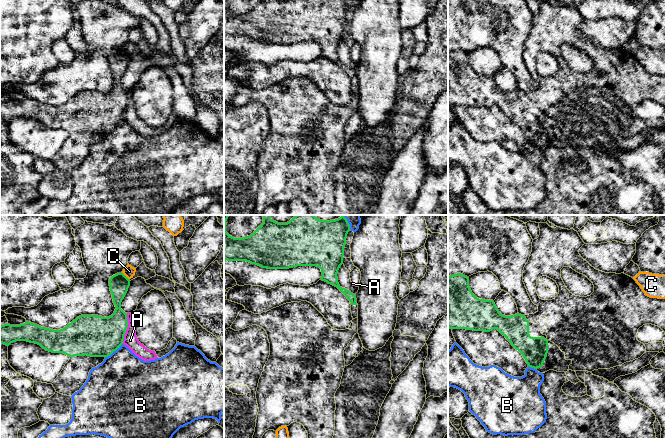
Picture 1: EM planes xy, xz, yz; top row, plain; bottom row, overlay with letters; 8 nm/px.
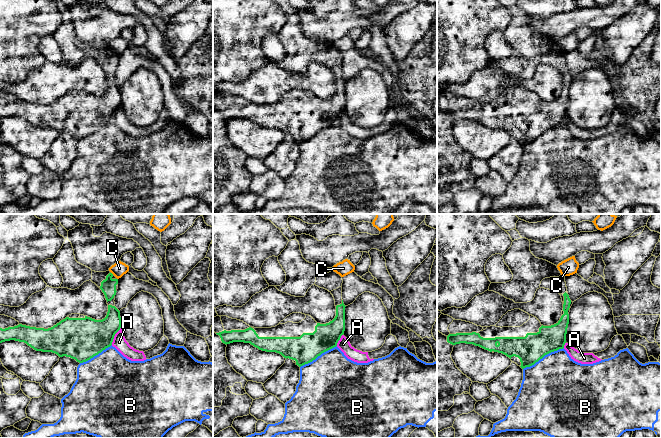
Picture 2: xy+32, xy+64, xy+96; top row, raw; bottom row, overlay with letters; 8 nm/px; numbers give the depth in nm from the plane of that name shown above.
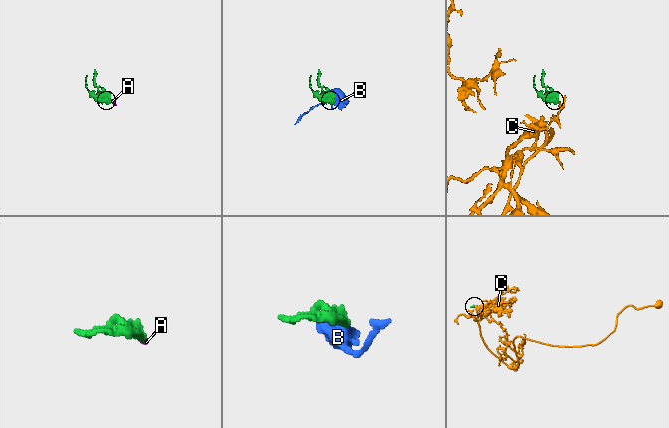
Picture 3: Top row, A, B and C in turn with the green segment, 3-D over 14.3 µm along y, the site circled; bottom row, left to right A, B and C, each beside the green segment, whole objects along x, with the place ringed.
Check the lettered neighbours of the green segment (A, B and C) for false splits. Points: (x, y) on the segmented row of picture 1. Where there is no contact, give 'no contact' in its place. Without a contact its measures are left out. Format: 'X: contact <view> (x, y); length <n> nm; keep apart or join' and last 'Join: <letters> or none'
A: contact xy (126, 328); length 260 nm; keep apart
B: contact xy (113, 351); length 180 nm; keep apart
C: contact xy (125, 276); length 90 nm; keep apart
Join: none

